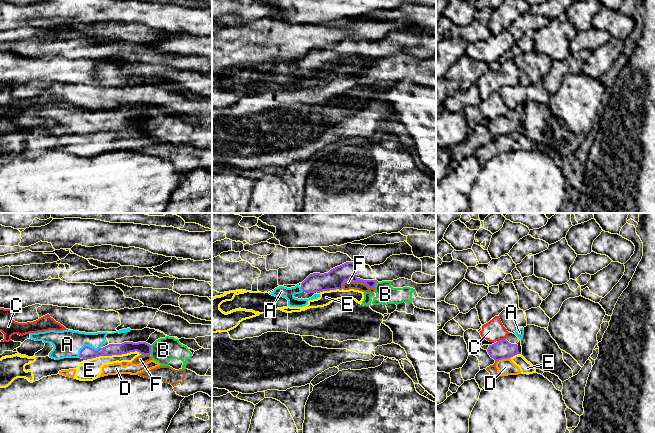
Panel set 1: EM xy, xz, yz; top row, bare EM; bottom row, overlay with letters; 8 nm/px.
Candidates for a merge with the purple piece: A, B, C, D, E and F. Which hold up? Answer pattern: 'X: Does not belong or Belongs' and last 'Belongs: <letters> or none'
A: Belongs
B: Does not belong
C: Does not belong
D: Does not belong
E: Does not belong
F: Does not belong
Belongs: A

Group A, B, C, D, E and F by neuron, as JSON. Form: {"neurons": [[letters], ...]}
{"neurons": [["A"], ["B"], ["C"], ["D", "E", "F"]]}

